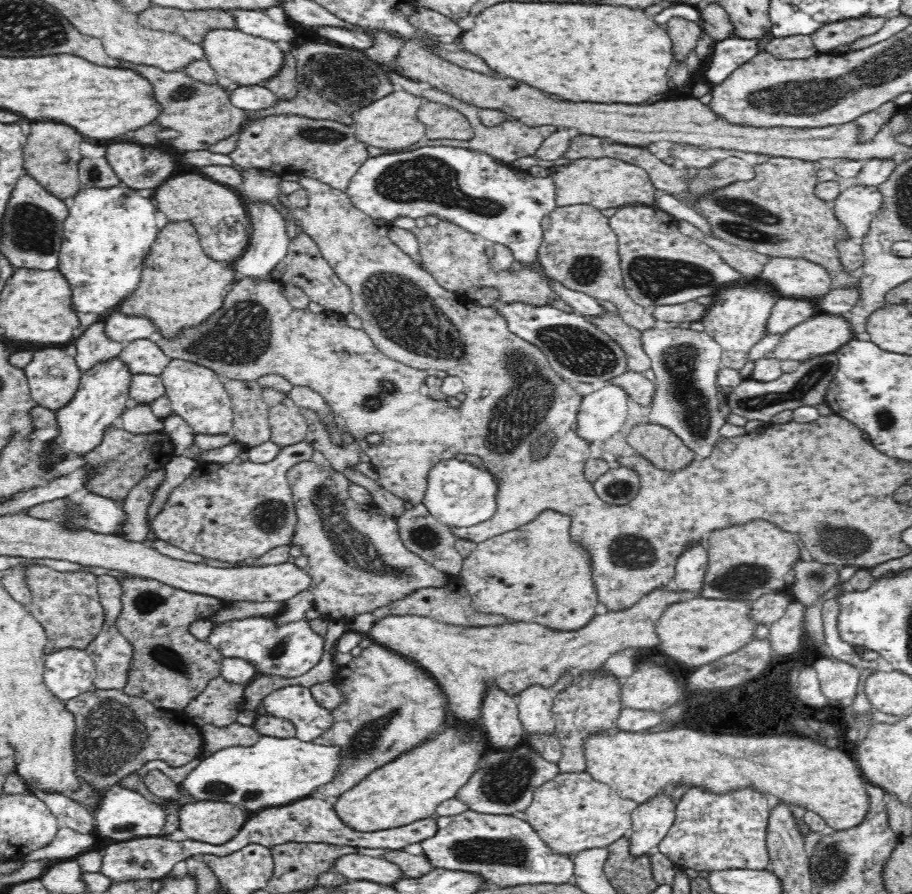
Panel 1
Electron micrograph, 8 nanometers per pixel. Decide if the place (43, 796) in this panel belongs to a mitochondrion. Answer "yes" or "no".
no

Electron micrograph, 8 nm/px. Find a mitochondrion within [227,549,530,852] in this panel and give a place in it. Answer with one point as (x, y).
(365, 741)

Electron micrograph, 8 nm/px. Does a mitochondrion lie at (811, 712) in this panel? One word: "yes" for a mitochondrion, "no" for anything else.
no

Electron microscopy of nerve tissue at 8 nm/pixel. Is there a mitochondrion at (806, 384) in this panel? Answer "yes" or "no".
yes

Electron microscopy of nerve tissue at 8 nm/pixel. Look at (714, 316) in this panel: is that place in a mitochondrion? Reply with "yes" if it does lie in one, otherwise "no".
no

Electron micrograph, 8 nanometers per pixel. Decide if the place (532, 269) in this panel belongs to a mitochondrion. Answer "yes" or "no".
no

